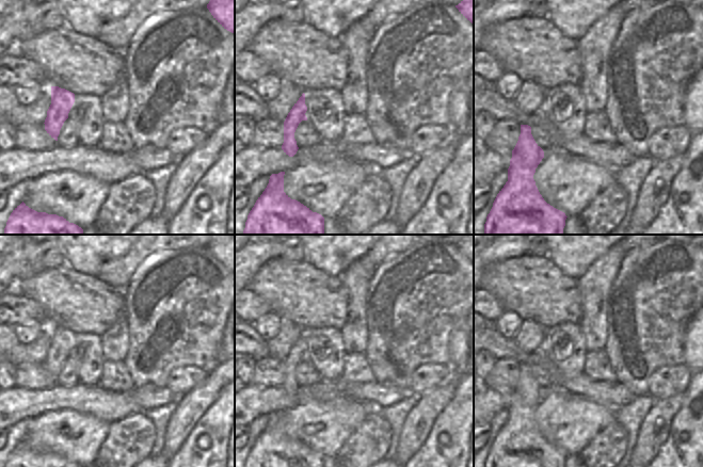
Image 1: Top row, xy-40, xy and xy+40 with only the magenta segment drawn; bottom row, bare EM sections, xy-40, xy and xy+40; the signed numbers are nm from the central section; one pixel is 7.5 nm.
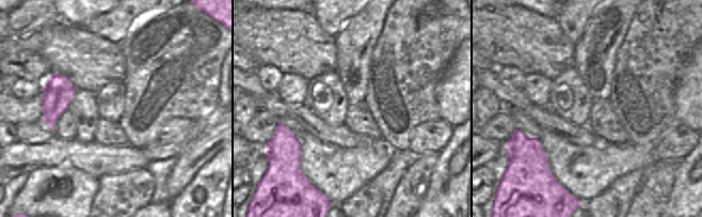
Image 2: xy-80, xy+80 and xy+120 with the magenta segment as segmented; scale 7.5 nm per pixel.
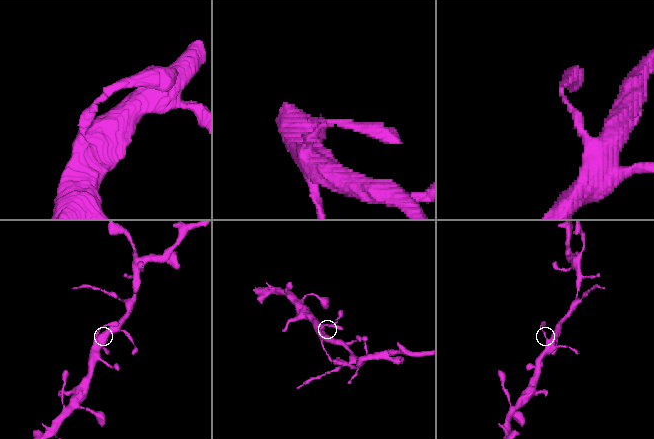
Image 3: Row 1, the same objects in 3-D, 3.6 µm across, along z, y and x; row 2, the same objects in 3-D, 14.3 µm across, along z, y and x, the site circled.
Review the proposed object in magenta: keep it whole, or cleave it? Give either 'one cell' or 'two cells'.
one cell

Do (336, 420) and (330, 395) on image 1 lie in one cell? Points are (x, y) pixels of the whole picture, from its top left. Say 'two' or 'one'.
two

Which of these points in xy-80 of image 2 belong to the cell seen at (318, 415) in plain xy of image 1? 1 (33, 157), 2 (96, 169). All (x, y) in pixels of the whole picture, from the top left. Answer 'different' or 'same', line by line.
1: different
2: different

